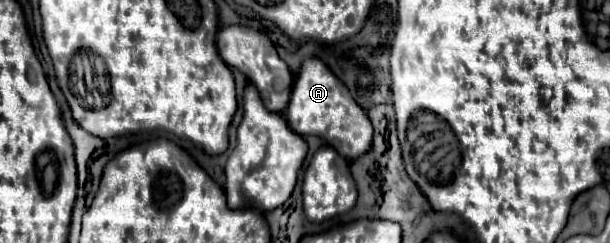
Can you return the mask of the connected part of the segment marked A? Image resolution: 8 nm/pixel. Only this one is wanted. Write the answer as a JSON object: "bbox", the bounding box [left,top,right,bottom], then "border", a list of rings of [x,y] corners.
{"bbox":[286,58,372,160],"border":[[[318,58],[304,60],[302,70],[294,82],[286,120],[292,132],[326,140],[326,144],[336,148],[336,152],[340,152],[340,156],[344,156],[346,160],[356,160],[364,156],[372,146],[372,124],[366,112],[356,104],[348,88]]]}

